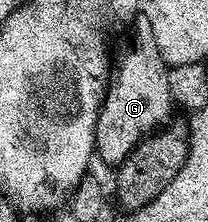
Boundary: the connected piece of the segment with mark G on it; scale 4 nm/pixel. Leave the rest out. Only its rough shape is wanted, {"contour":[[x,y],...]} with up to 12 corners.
{"contour":[[142,37],[117,58],[96,119],[117,167],[171,120],[169,68]]}

